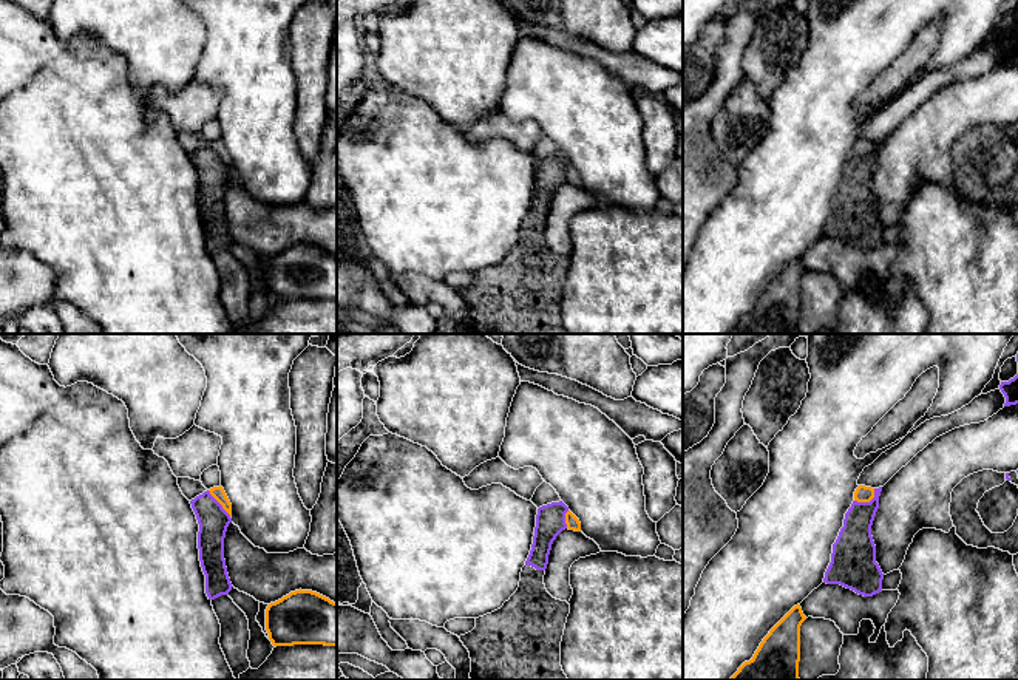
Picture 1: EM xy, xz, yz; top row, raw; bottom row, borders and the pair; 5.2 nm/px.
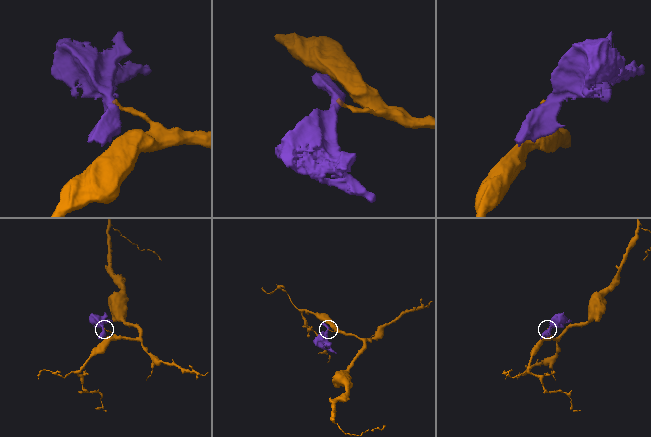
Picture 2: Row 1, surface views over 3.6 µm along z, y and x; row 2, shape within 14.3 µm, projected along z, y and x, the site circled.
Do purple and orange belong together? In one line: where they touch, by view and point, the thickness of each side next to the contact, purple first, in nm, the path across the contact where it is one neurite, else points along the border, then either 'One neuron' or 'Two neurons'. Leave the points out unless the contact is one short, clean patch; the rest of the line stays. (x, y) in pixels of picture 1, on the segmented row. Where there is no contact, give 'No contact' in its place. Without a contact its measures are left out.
Touches purple at yz (867, 503). Thickness 220 nm (purple) against 90 nm. Boundary: yz (875, 489), (875, 495), (868, 501), (855, 501). Two neurons

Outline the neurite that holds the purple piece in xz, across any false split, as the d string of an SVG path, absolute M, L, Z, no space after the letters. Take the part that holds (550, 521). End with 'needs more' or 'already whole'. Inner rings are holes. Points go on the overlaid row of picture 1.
M562 501L538 508L533 544L517 590L501 609L476 618L476 627L459 637L470 652L471 680L568 680L561 666L561 641L570 604L553 598L544 584L551 544L567 529L567 512Z | needs more

